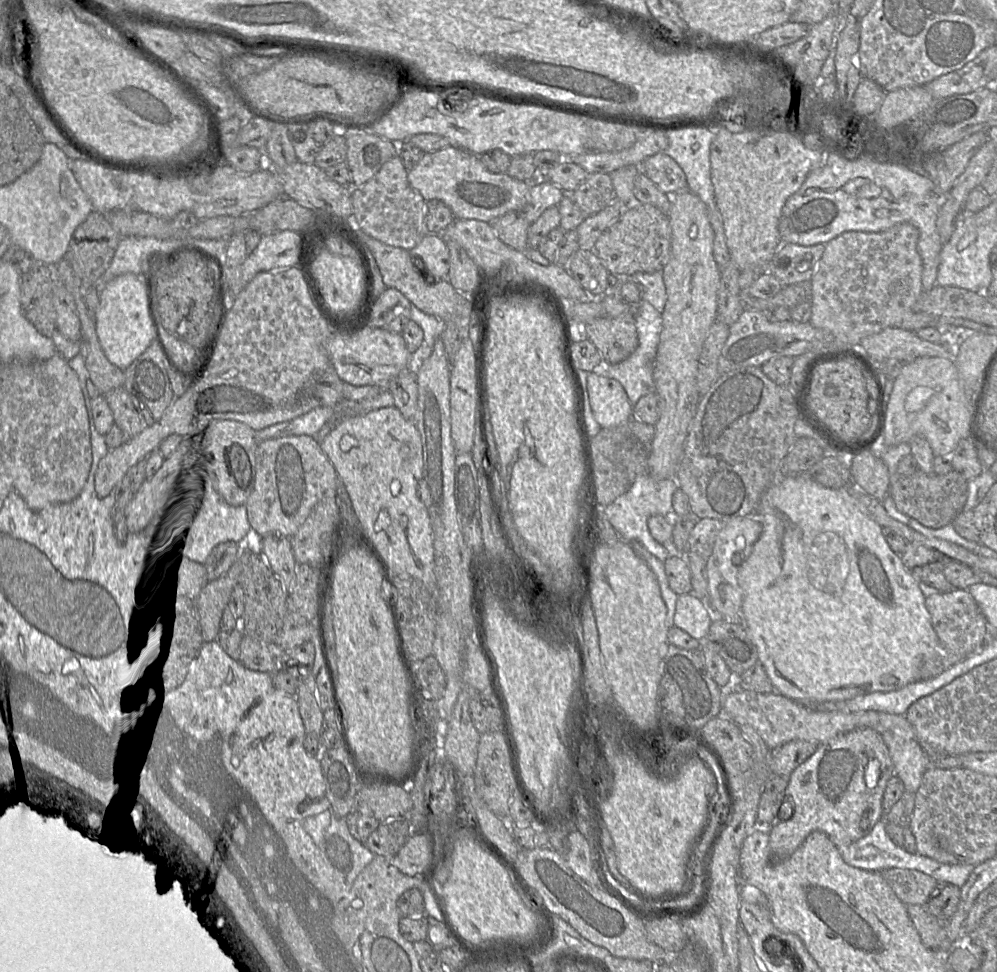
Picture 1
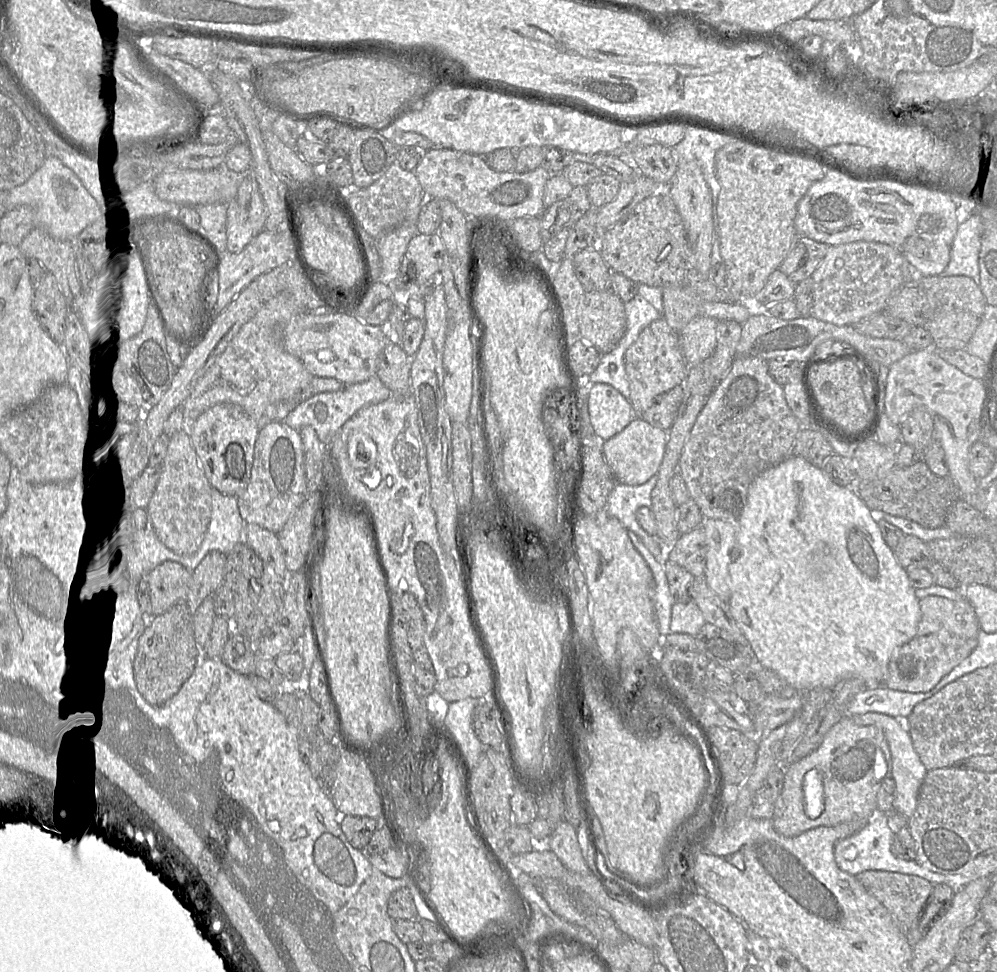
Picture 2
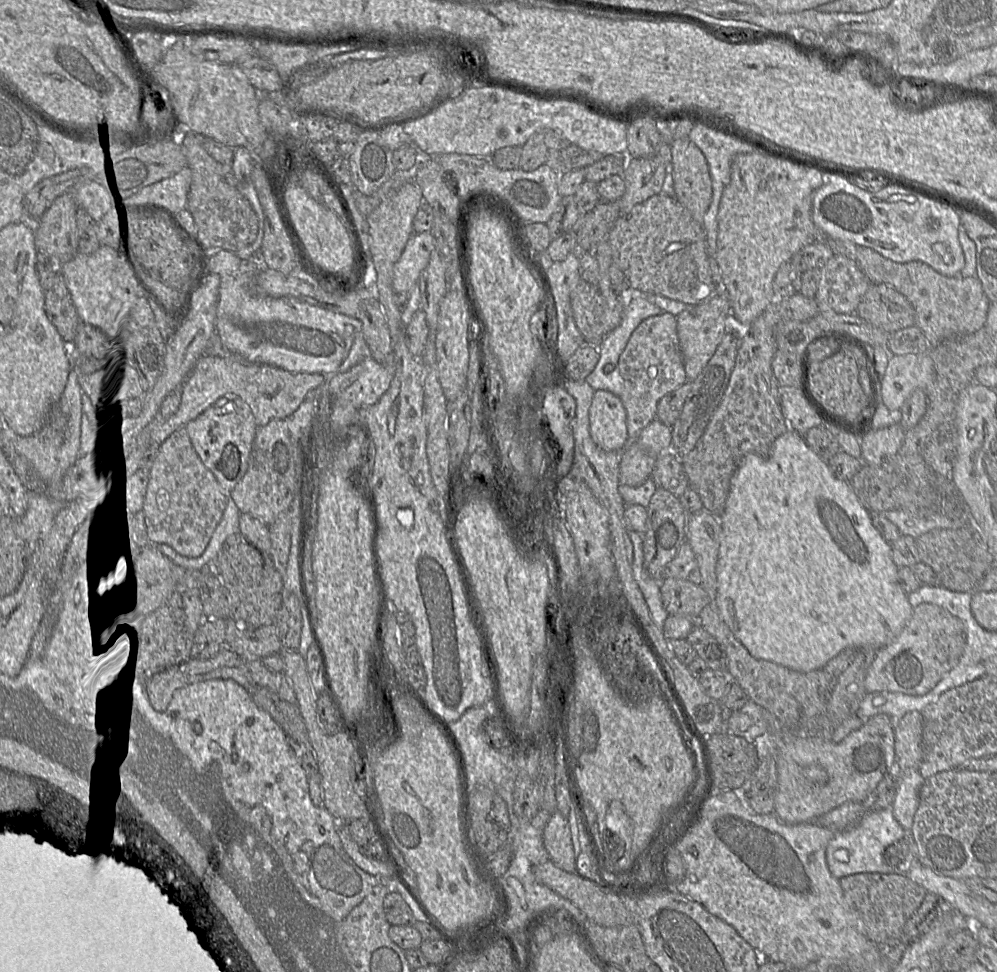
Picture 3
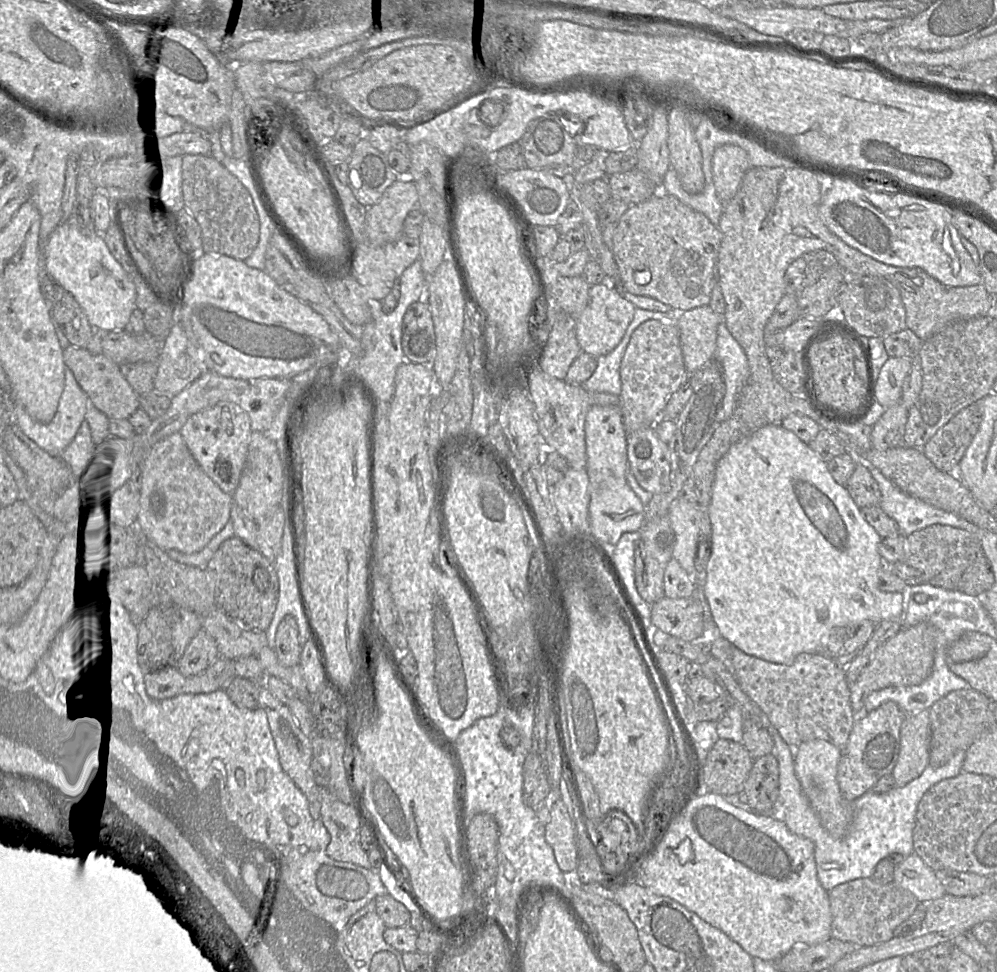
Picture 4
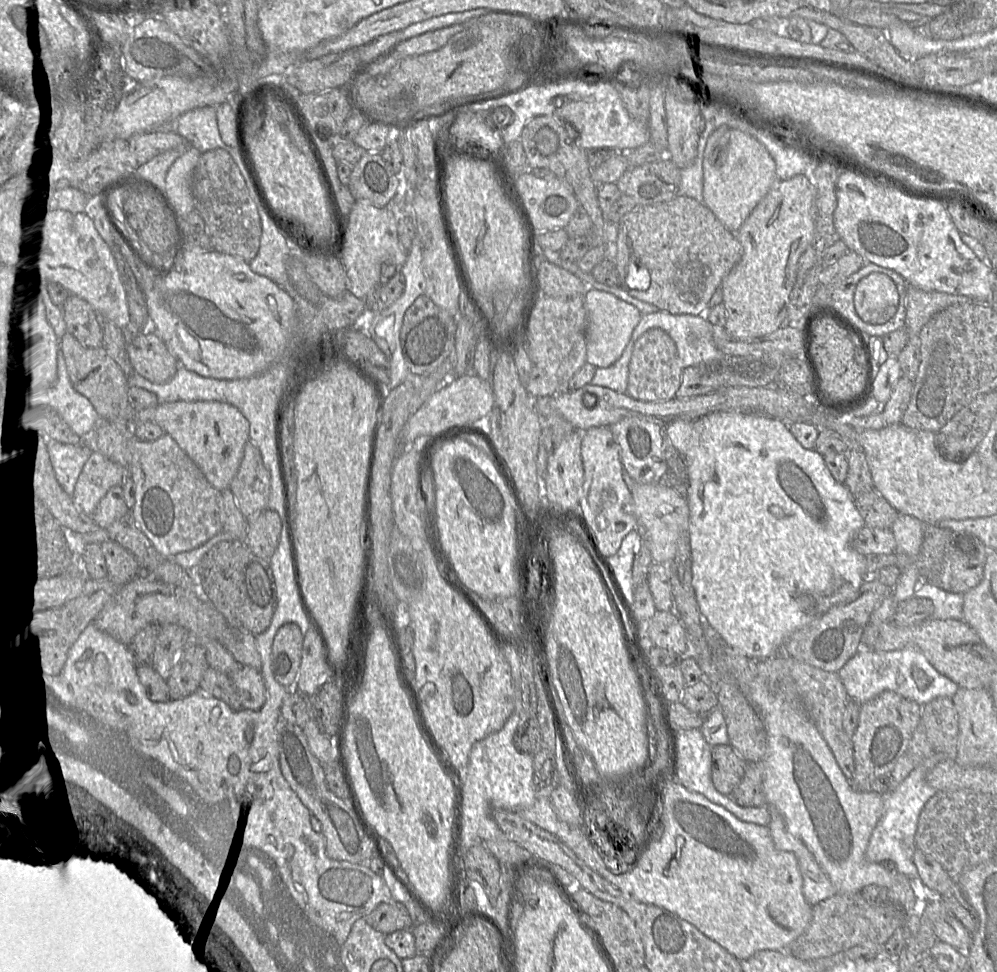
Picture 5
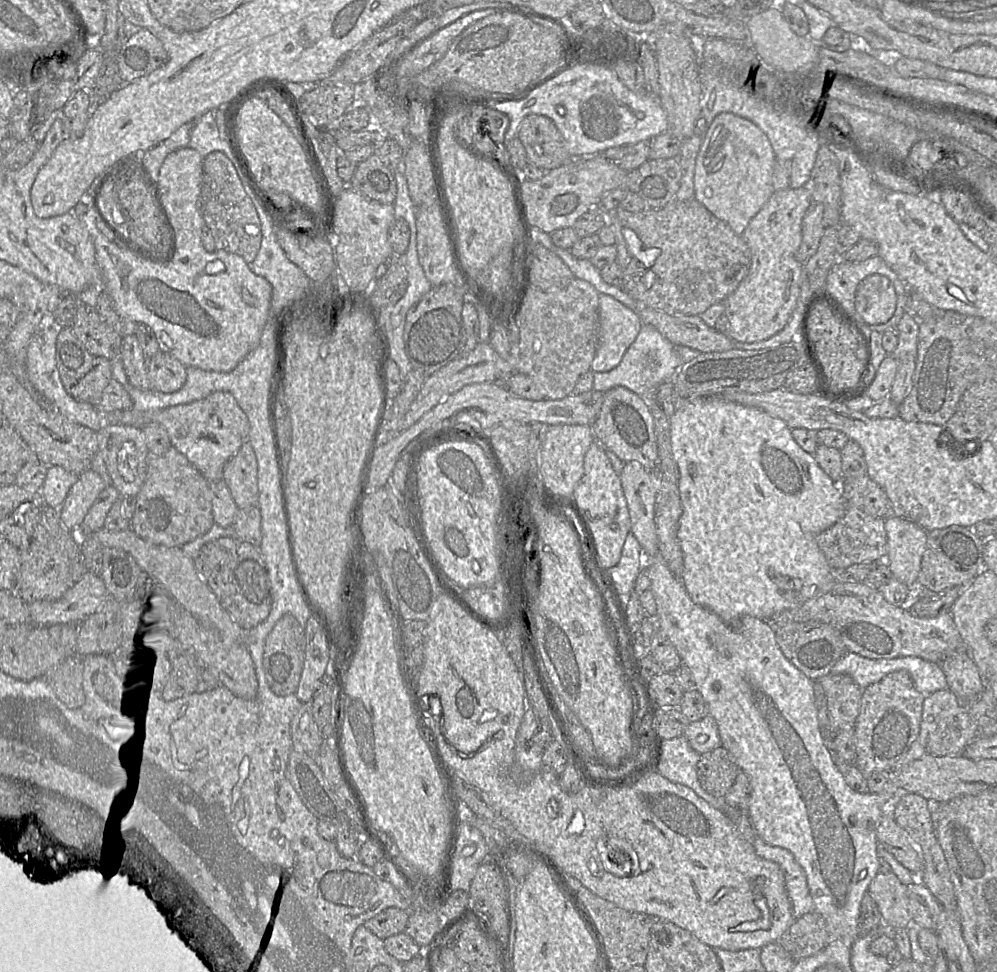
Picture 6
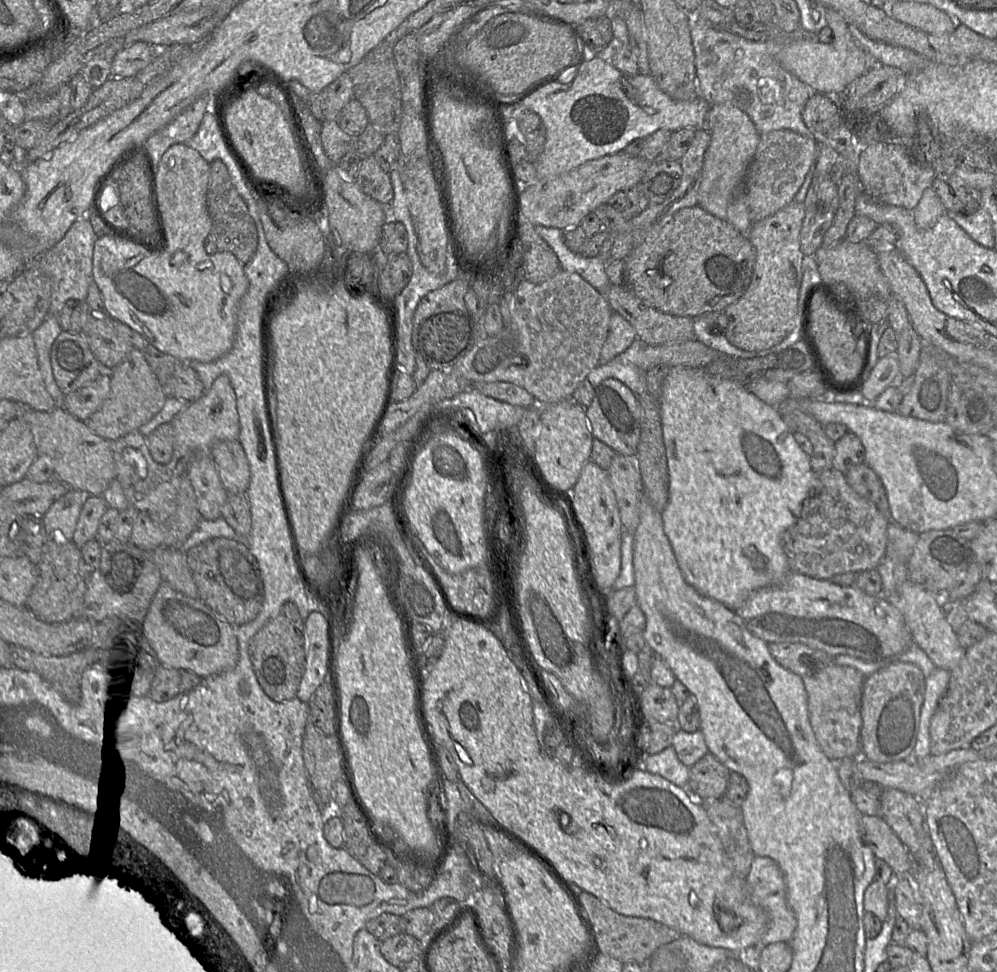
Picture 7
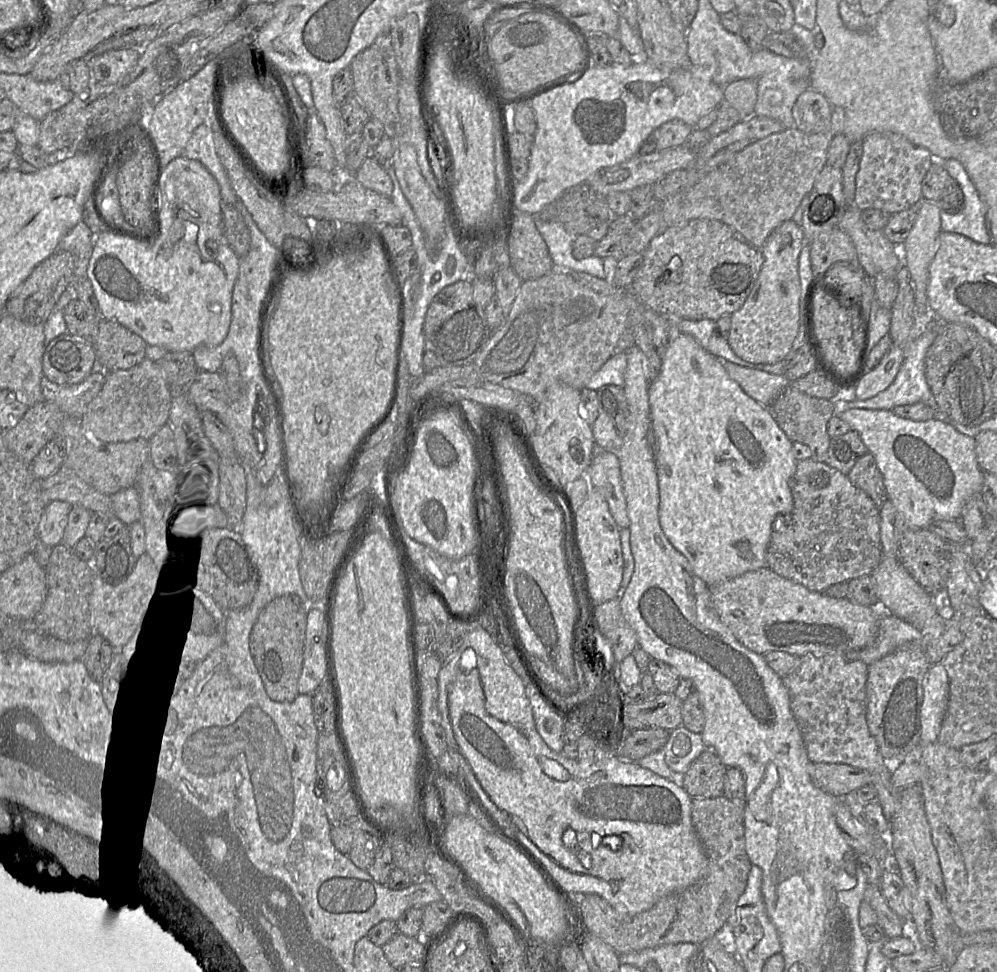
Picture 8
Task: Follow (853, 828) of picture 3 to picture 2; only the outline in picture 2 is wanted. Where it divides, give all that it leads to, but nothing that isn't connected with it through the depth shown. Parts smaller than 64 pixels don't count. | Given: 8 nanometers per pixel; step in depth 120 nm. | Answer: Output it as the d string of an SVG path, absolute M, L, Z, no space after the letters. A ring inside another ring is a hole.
M878 812L859 831L837 842L834 847L835 861L841 870L853 876L866 870L883 870L912 874L928 880L933 885L945 883L951 886L955 892L972 880L962 875L945 875L936 873L919 865L915 860L905 860L894 856L891 852L891 844L895 835L897 836L897 833L895 833L889 825L887 813ZM961 883L963 883L963 886L961 886Z

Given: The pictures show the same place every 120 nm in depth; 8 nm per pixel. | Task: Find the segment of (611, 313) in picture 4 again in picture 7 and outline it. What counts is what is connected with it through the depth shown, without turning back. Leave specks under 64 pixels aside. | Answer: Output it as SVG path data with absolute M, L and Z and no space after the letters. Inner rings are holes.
M612 311L608 336L601 350L599 364L606 364L623 353L636 338L637 334L632 325L619 313Z

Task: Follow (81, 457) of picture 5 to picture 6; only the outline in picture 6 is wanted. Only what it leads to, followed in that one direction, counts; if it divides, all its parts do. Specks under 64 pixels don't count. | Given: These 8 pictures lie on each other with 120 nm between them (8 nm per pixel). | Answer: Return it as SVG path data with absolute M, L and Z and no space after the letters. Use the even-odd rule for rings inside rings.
M47 466L46 478L41 489L44 505L60 508L78 476L60 466Z

